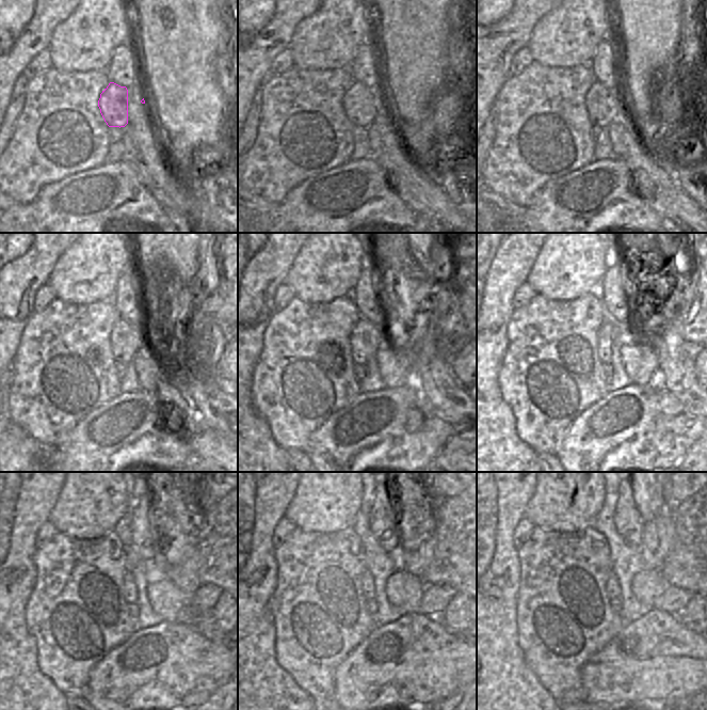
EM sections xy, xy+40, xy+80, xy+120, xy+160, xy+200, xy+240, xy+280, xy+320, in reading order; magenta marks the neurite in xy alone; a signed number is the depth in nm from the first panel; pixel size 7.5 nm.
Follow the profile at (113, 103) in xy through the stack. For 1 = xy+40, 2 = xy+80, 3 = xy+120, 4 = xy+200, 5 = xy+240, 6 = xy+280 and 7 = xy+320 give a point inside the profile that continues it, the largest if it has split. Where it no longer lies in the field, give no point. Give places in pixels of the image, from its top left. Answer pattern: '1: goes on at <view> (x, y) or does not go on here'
1: goes on at xy+40 (362, 105)
2: goes on at xy+80 (603, 104)
3: goes on at xy+120 (126, 340)
4: goes on at xy+200 (608, 332)
5: goes on at xy+240 (128, 588)
6: goes on at xy+280 (368, 586)
7: goes on at xy+320 (612, 588)

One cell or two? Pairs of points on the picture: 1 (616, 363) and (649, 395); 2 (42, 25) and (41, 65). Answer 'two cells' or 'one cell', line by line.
1: two cells
2: two cells

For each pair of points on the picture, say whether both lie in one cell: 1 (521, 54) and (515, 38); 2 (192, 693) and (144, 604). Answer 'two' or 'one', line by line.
1: two
2: two

